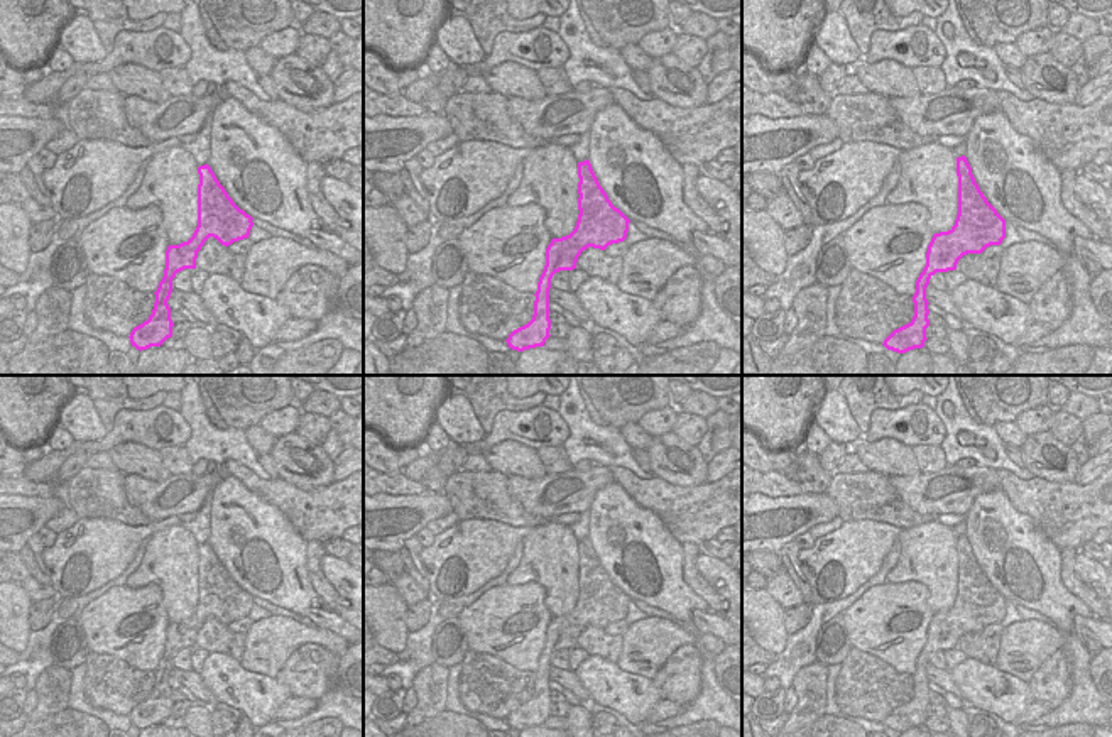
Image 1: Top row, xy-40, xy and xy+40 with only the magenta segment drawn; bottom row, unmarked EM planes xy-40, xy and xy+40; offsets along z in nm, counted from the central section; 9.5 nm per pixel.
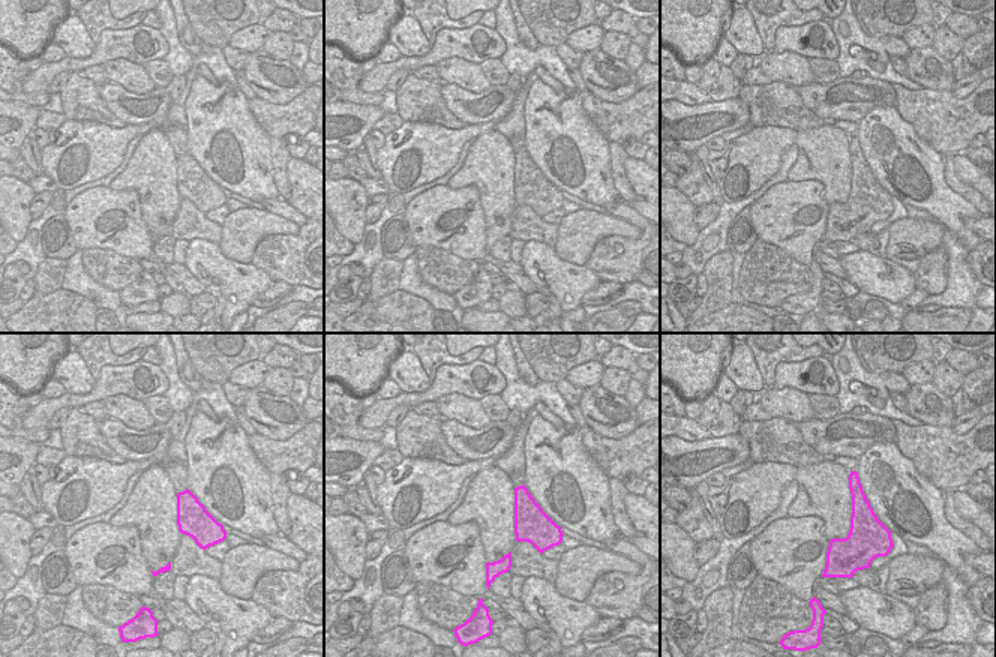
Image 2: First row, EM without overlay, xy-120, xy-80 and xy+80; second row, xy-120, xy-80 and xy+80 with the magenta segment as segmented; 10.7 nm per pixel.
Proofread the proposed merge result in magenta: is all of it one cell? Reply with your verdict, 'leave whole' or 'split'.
leave whole

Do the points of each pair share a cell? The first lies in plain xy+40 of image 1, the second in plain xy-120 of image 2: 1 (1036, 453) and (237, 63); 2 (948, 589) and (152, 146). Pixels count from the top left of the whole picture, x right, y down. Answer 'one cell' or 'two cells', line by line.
1: two cells
2: one cell

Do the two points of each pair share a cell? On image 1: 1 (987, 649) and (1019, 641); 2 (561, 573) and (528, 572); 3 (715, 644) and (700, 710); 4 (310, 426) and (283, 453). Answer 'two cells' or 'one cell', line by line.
1: two cells
2: one cell
3: two cells
4: two cells

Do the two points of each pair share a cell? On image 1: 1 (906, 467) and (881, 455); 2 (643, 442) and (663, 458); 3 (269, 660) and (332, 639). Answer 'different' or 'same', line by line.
1: same
2: different
3: same

